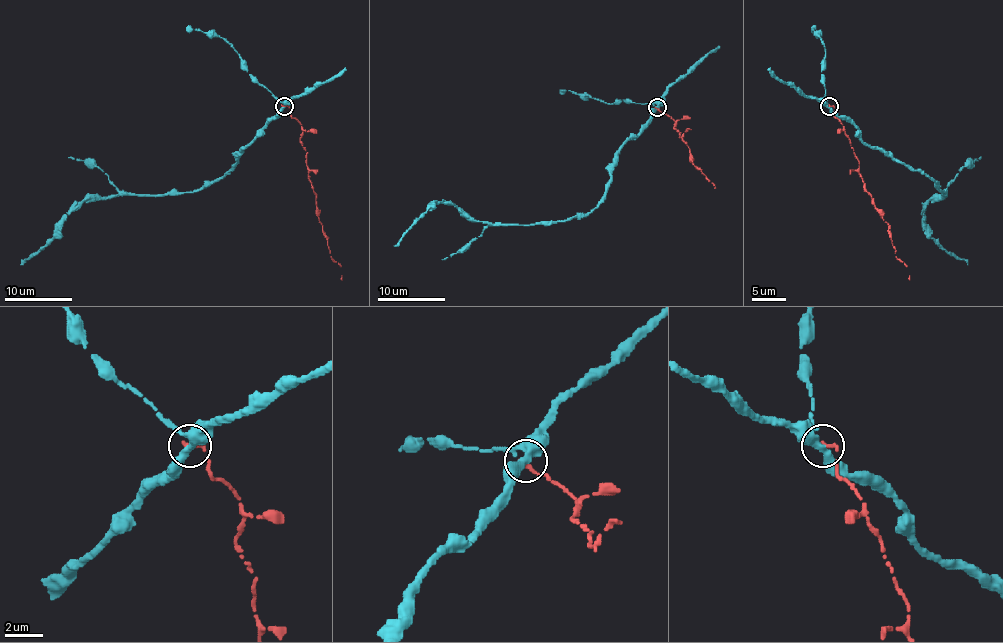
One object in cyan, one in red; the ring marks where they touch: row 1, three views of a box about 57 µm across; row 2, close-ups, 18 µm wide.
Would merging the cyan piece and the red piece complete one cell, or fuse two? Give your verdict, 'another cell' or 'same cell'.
another cell

